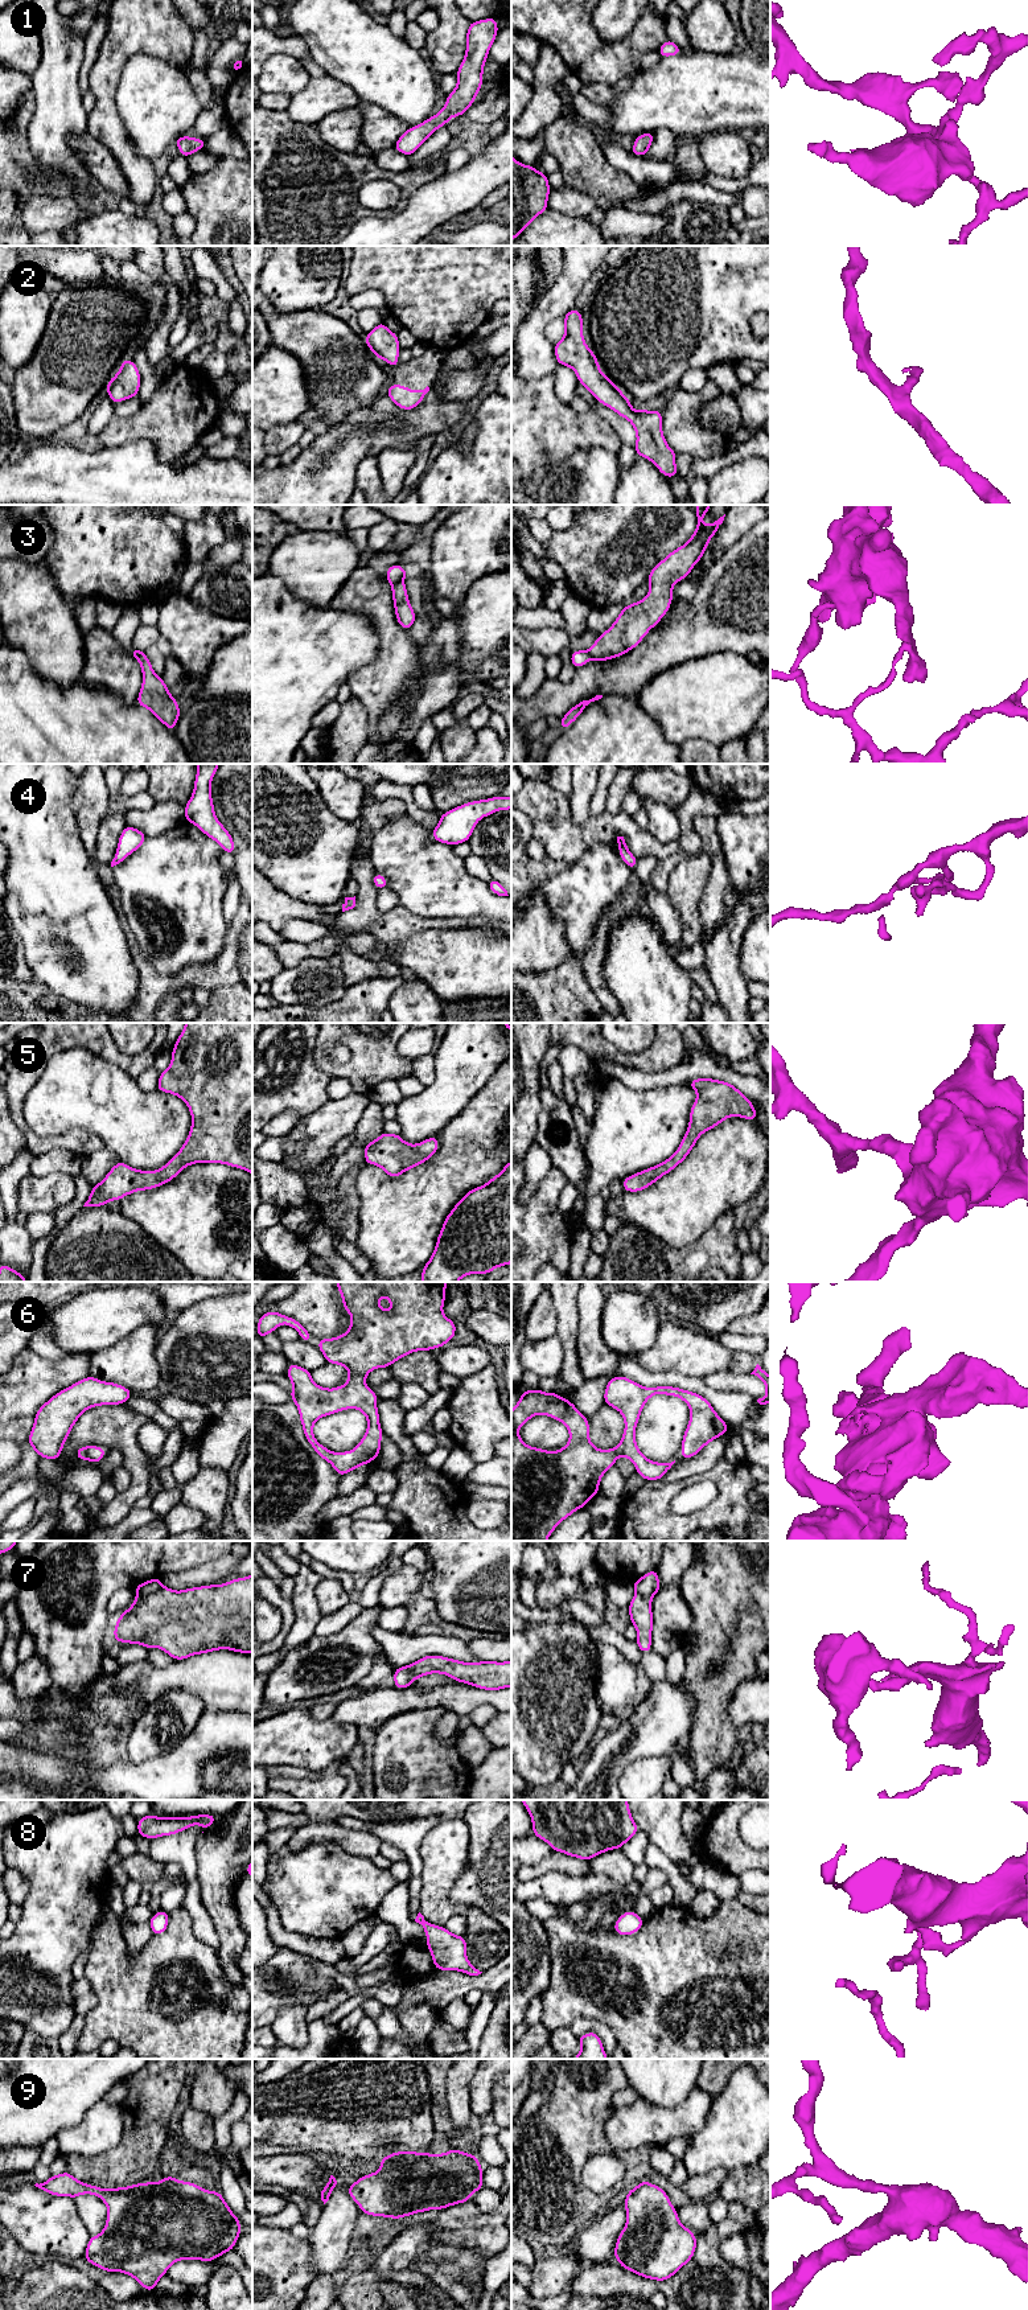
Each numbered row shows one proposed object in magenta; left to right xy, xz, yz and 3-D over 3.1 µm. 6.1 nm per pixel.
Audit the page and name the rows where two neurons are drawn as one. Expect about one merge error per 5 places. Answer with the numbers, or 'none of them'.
3, 7

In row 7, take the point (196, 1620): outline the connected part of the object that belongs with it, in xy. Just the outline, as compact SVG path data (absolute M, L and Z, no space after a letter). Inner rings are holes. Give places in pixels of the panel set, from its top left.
M252 1574L222 1584L174 1591L161 1586L157 1591L135 1598L115 1623L114 1640L157 1647L173 1660L185 1660L219 1649L252 1653Z

